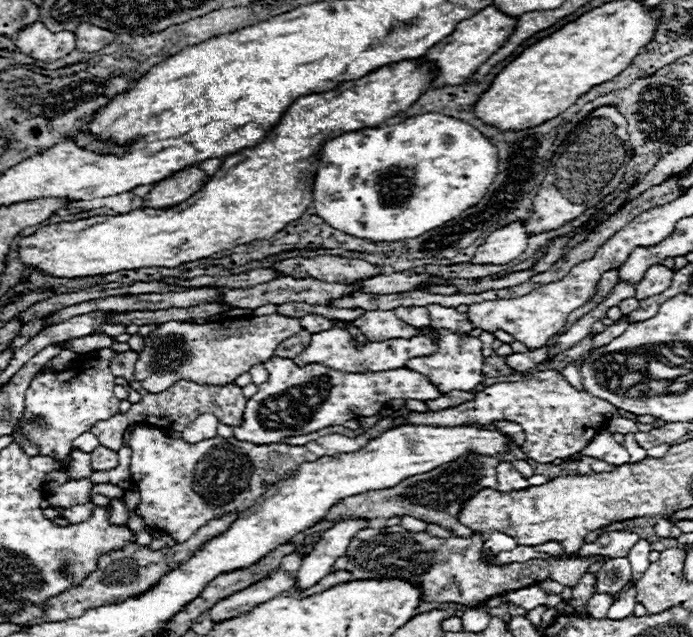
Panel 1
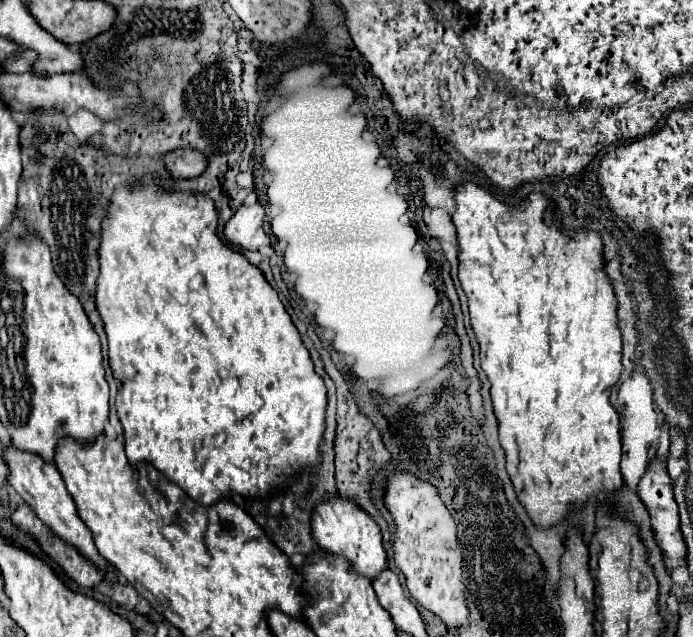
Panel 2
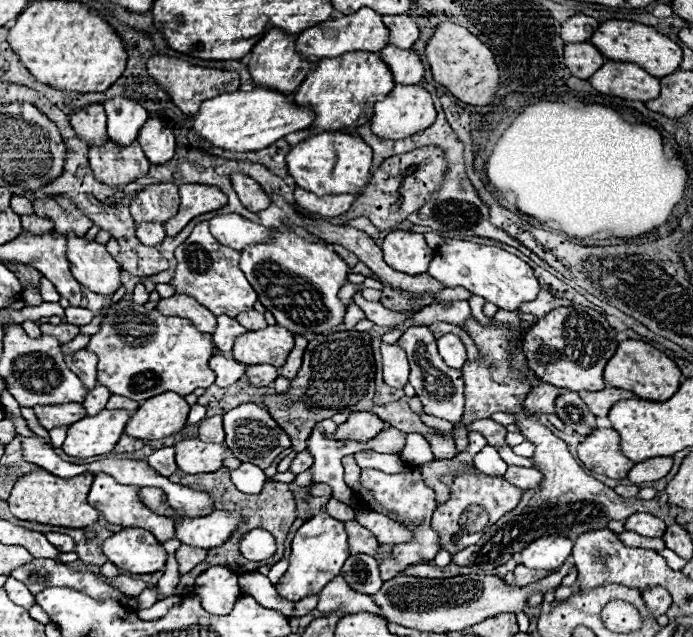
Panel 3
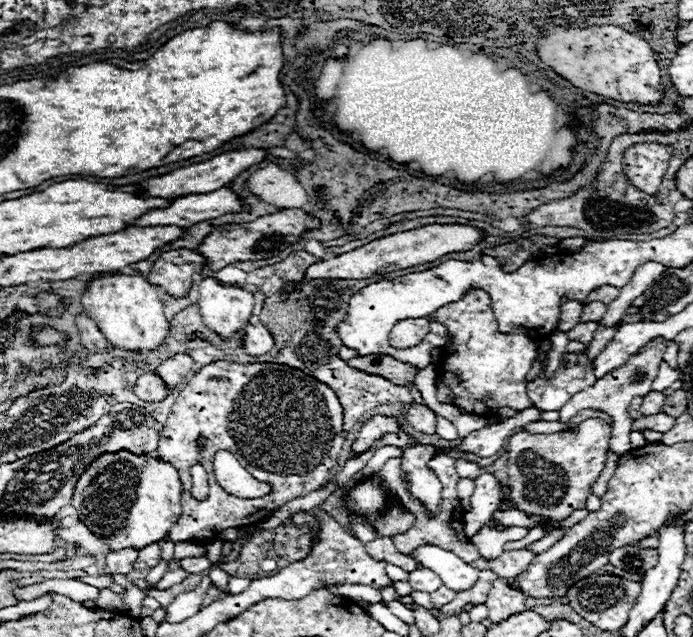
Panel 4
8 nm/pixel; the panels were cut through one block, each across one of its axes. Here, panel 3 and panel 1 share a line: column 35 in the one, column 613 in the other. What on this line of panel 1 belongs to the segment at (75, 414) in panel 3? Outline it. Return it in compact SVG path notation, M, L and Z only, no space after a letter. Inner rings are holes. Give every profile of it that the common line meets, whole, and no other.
M544 370L524 374L520 382L500 382L476 392L474 400L468 400L456 408L446 408L438 412L412 412L408 418L396 418L394 426L422 424L422 426L468 426L480 424L490 426L500 420L516 422L526 434L524 454L540 464L554 462L558 458L568 458L578 454L586 444L600 432L602 422L608 422L612 412L618 410L606 400L590 396L586 390L574 390L560 372Z

